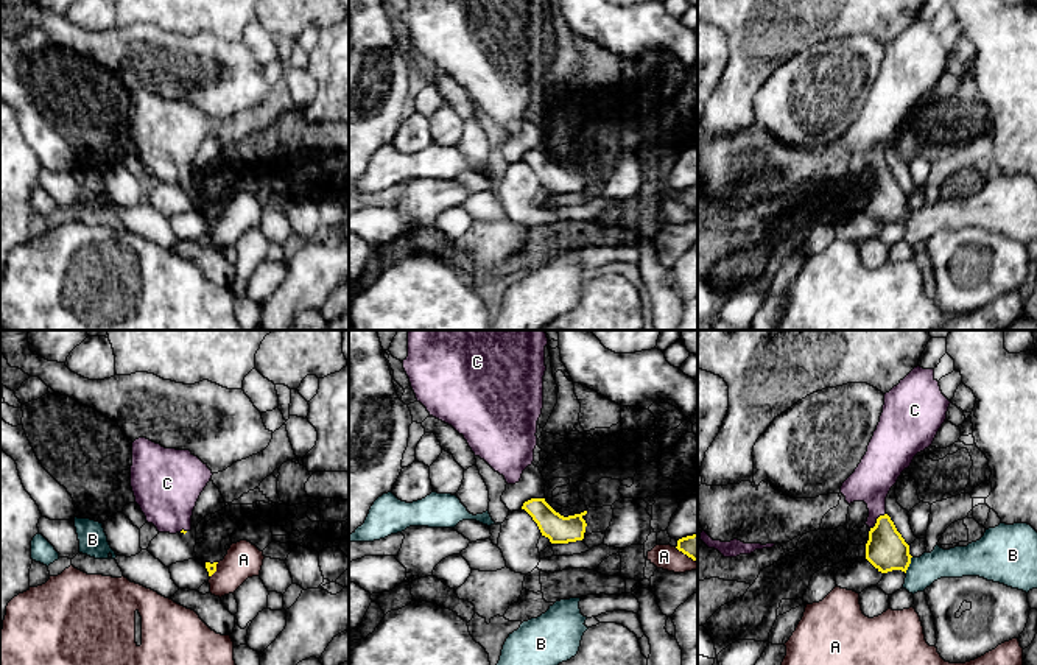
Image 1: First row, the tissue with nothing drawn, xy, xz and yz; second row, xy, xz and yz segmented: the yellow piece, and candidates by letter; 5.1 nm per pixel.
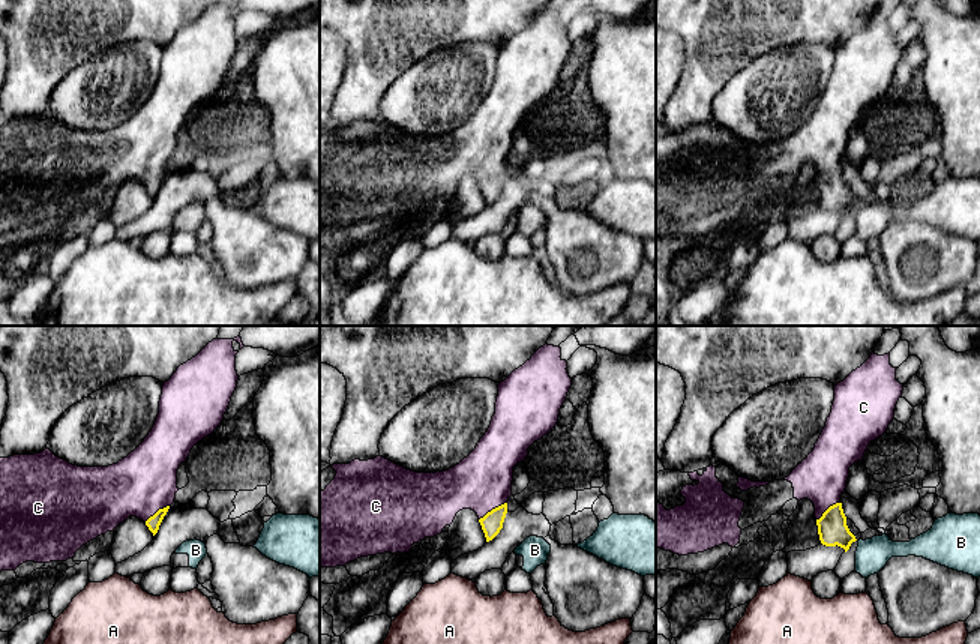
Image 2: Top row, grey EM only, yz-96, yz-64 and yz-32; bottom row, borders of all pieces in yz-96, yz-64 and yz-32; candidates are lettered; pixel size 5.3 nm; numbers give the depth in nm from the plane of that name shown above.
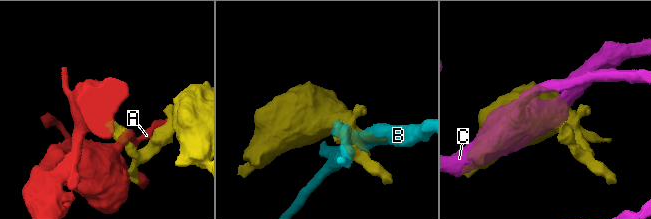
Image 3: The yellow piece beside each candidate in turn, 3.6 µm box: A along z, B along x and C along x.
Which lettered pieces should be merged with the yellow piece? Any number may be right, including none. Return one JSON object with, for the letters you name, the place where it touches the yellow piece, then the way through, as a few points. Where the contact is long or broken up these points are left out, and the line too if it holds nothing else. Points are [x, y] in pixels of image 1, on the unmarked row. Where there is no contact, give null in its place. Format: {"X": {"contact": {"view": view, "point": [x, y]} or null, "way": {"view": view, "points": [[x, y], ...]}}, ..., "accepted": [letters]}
{"C": {"contact": {"view": "yz", "point": [877, 172]}, "way": {"view": "yz", "points": [[886, 201], [883, 181], [877, 172], [877, 123]]}}, "accepted": ["C"]}

